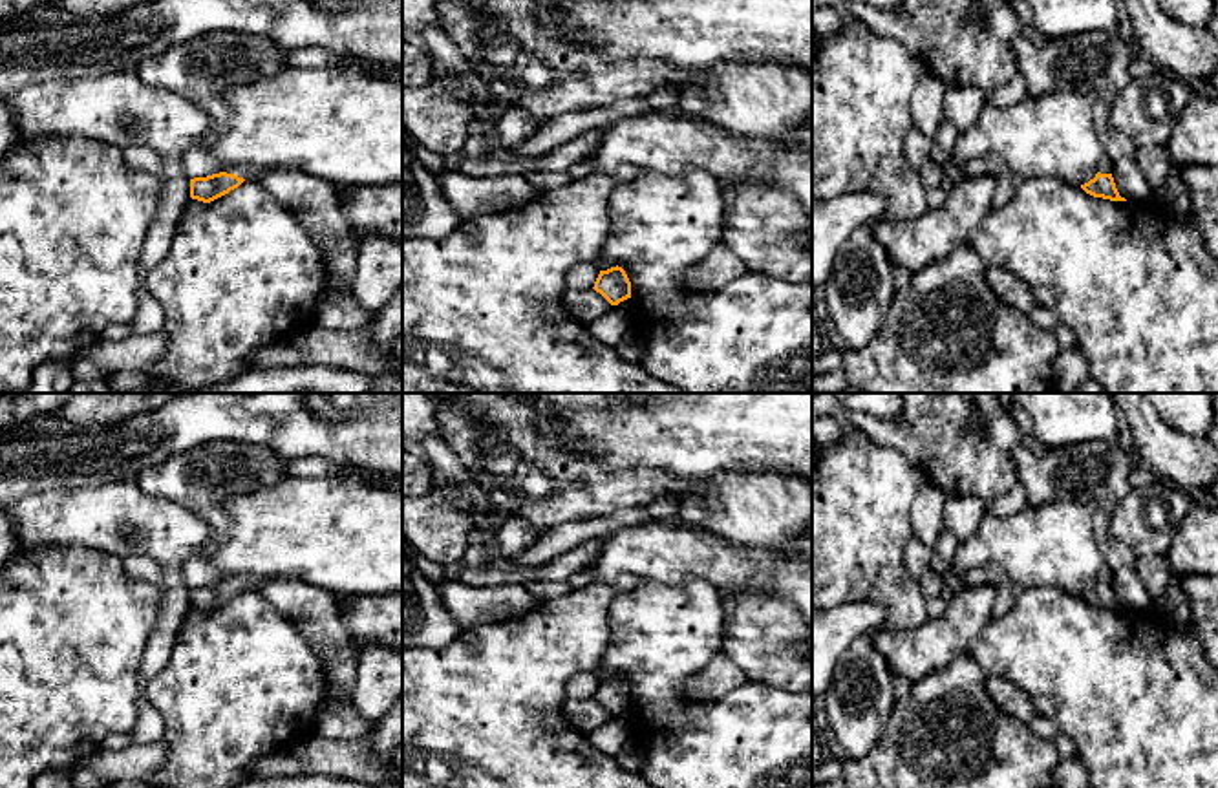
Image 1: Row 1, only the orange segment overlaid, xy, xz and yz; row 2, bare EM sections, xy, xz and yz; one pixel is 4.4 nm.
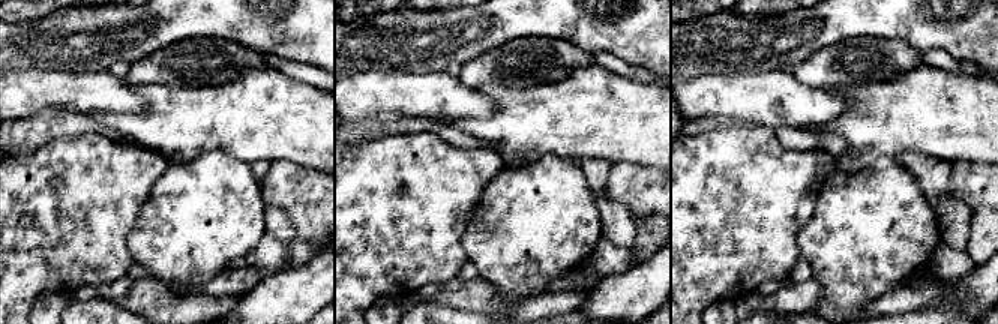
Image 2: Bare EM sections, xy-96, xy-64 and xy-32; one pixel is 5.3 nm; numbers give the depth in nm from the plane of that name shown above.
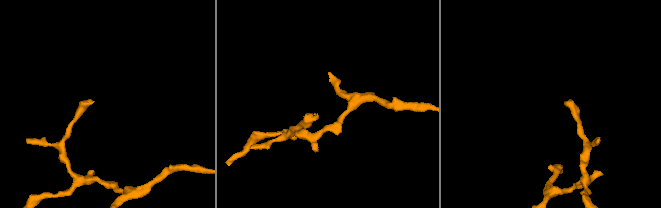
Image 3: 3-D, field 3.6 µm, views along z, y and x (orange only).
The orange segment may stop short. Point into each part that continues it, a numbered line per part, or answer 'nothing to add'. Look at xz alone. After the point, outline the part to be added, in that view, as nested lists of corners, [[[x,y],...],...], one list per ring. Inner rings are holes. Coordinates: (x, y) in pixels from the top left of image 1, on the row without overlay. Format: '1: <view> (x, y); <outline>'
nothing to add

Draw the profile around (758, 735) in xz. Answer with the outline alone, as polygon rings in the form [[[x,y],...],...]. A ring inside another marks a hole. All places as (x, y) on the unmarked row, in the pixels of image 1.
[[[699,578],[682,583],[642,580],[635,589],[618,592],[607,618],[611,644],[594,675],[598,680],[618,675],[631,691],[635,722],[629,731],[646,753],[644,779],[657,788],[812,788],[812,695],[753,680],[713,700],[684,695],[686,680],[724,647],[724,607],[713,585]]]

